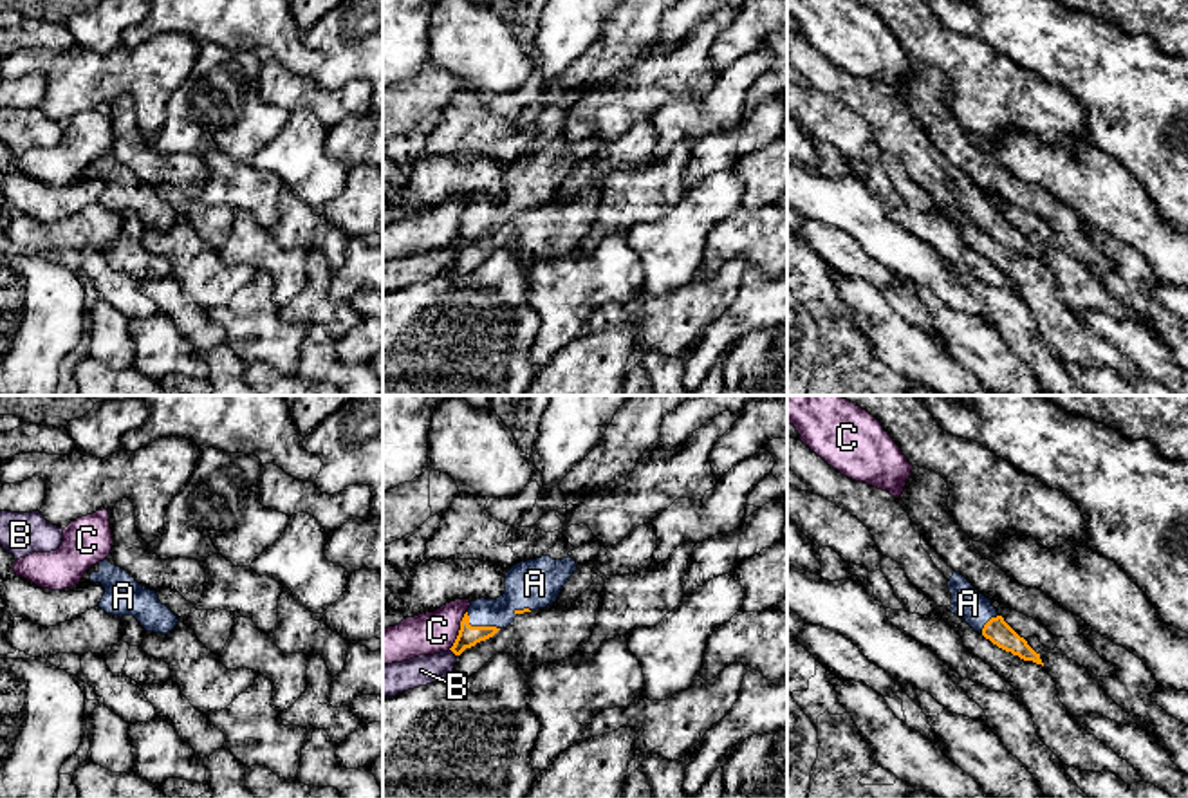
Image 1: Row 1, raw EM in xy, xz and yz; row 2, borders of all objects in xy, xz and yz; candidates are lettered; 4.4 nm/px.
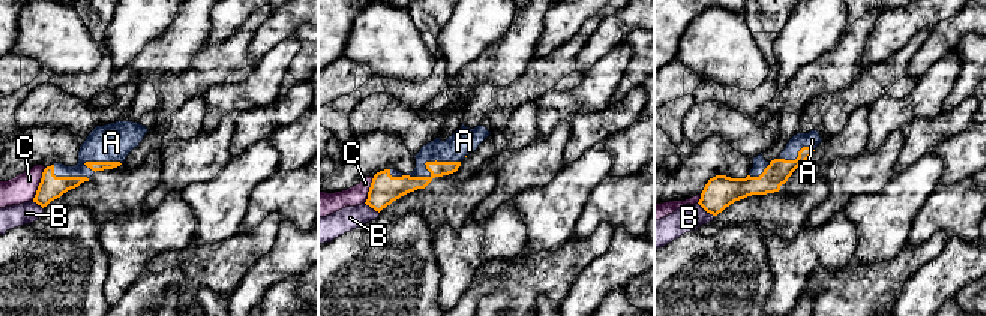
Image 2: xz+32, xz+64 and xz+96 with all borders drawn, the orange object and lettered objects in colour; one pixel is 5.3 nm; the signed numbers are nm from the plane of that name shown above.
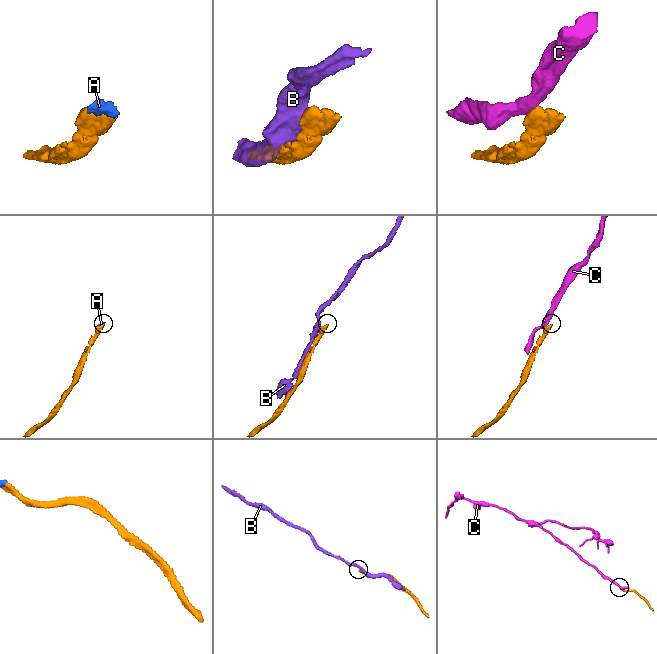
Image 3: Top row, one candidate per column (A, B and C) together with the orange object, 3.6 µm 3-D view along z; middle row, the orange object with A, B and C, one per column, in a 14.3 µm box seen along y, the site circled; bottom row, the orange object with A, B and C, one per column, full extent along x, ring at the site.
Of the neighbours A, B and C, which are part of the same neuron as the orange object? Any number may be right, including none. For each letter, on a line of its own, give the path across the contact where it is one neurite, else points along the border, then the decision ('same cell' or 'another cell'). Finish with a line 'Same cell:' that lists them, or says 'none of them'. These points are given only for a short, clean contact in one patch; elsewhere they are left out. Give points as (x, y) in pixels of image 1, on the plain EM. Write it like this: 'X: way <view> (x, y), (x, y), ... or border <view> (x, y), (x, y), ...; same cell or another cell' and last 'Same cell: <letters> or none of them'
A: same cell
B: another cell
C: border xz (466, 206), (459, 230), (448, 244); another cell
Same cell: A

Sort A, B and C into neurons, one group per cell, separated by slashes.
A / B / C

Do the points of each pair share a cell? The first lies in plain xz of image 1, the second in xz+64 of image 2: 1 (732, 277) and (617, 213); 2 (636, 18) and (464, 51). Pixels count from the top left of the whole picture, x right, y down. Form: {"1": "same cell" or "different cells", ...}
{"1": "different cells", "2": "different cells"}

